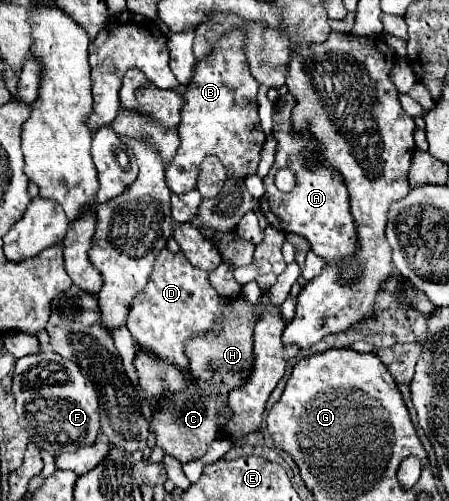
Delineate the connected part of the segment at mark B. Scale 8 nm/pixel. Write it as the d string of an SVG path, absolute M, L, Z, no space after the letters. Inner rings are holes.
M235 29L223 35L219 43L213 47L213 51L195 65L193 79L189 79L187 87L181 91L183 107L181 107L181 123L177 127L181 145L165 173L165 181L173 193L187 193L195 189L199 165L211 154L221 160L228 177L244 180L245 177L257 173L265 133L261 129L257 113L259 83L253 79L249 71L243 45L245 45L243 31ZM233 137L241 137L241 143Z

